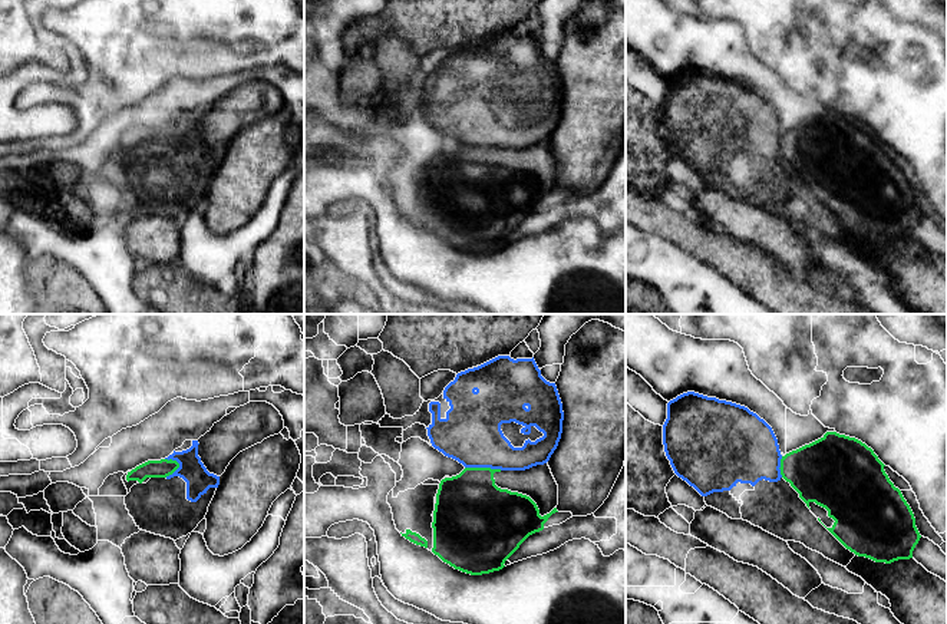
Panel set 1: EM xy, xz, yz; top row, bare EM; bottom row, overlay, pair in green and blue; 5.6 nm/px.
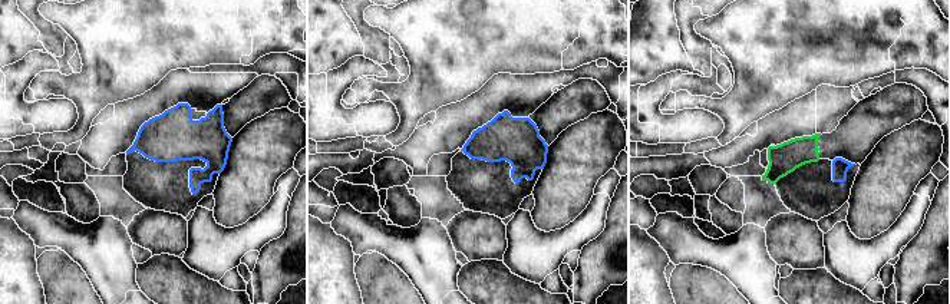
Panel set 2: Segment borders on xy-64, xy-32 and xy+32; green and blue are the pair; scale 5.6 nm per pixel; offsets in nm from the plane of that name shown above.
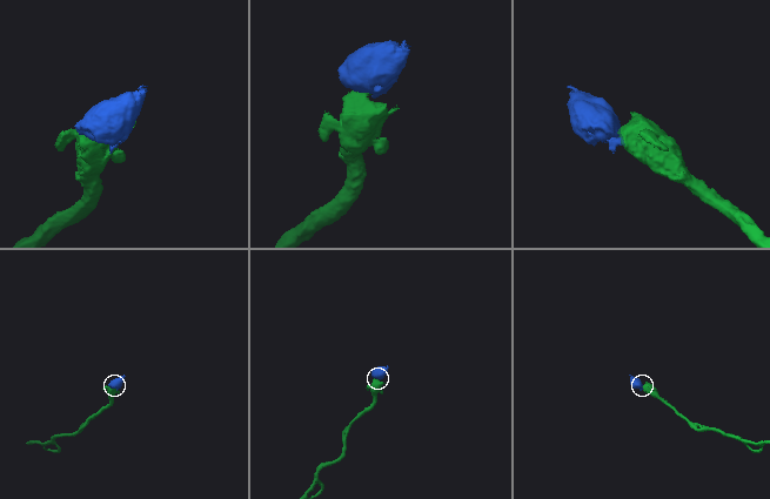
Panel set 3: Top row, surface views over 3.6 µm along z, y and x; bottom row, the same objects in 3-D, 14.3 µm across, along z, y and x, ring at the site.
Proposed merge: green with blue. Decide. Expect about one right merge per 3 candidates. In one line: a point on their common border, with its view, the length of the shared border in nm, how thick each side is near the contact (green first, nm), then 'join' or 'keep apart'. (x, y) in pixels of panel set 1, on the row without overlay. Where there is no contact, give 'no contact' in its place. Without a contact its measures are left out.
contact xz (484, 147); length 200 nm; calibres 400 and 340 nm; keep apart

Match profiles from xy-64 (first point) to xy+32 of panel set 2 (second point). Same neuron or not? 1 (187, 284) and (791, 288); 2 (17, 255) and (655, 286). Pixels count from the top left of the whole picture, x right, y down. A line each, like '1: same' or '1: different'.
1: same
2: same

